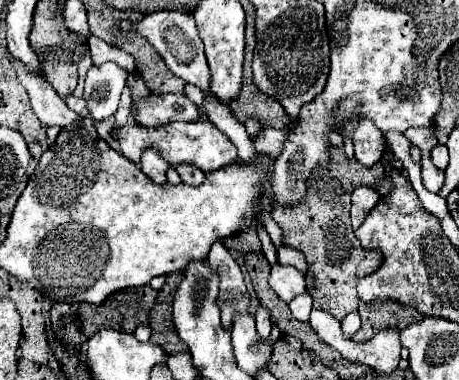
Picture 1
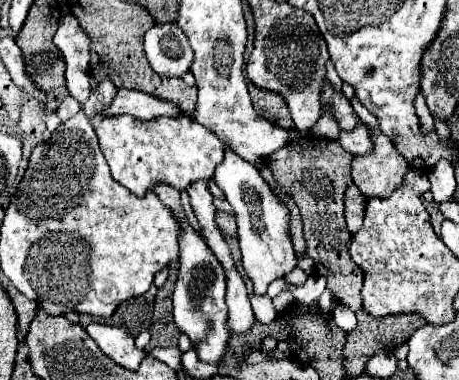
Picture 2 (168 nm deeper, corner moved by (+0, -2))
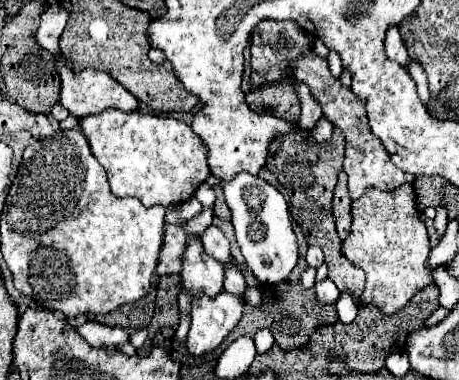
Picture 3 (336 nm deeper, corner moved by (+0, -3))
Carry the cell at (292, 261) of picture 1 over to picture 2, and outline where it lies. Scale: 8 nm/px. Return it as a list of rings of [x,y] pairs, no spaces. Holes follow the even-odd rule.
[[[295,267],[295,271],[289,271],[283,279],[287,281],[287,283],[291,283],[291,285],[295,285],[295,287],[299,287],[299,285],[303,285],[305,281],[307,281],[307,273],[303,271],[303,269],[299,269],[299,267]]]

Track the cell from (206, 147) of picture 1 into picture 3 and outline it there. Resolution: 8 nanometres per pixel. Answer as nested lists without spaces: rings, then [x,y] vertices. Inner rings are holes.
[[[107,108],[79,120],[79,128],[91,146],[97,162],[105,168],[111,192],[119,198],[135,196],[145,206],[171,206],[189,200],[209,178],[207,148],[195,132],[171,116],[147,112],[121,112]]]

